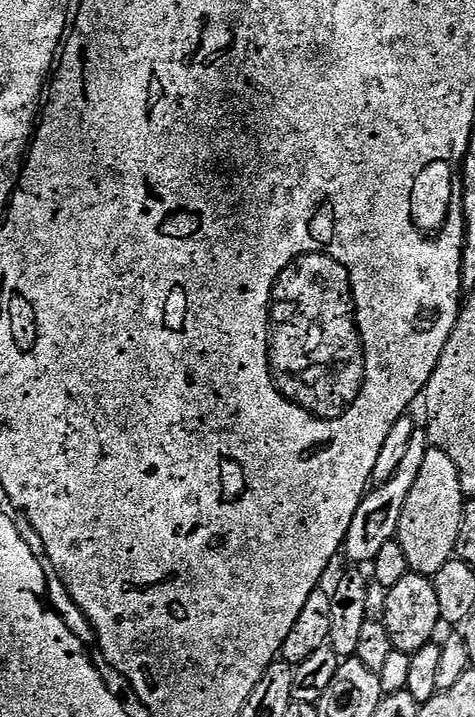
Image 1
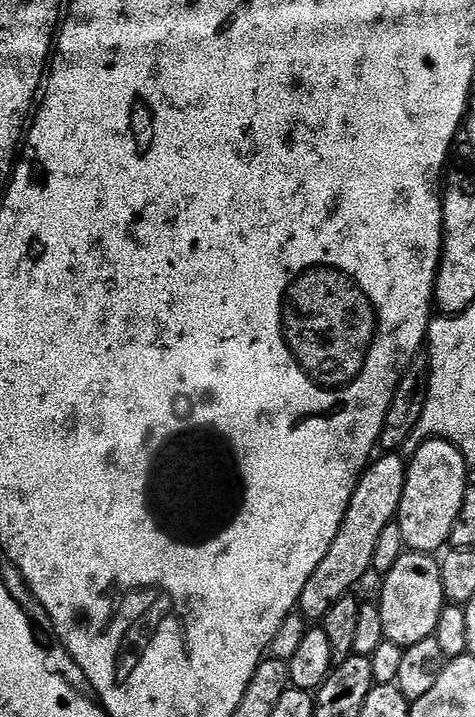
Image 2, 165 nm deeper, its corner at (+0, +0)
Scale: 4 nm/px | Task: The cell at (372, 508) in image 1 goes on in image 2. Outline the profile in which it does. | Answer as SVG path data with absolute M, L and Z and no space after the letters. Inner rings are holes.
M384 454L384 457L373 459L364 469L354 494L350 498L350 506L344 515L342 526L326 554L314 570L310 582L300 595L299 611L305 612L310 619L316 622L323 621L324 616L339 600L353 591L352 587L363 578L373 567L375 550L379 539L388 526L397 519L402 502L402 494L406 486L408 469L406 460L400 454Z

